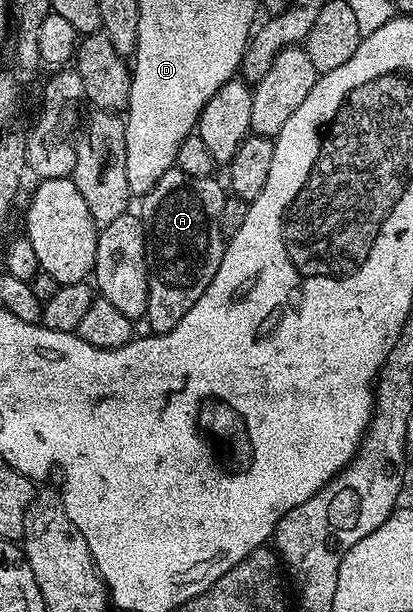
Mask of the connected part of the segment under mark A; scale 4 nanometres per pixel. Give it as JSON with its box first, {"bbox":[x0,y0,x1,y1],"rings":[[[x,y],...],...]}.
{"bbox":[137,167,225,335],"rings":[[[171,167],[161,177],[161,181],[157,181],[157,185],[153,185],[153,189],[149,189],[149,193],[142,196],[140,203],[143,204],[137,208],[143,220],[149,277],[149,305],[145,318],[156,335],[169,333],[177,325],[177,321],[181,321],[181,317],[185,317],[185,313],[189,313],[189,309],[197,305],[197,297],[201,297],[201,293],[209,289],[209,281],[213,281],[223,260],[225,240],[219,228],[219,218],[225,187],[217,180],[218,178],[209,175],[189,177],[189,173],[185,173],[181,168]]]}

